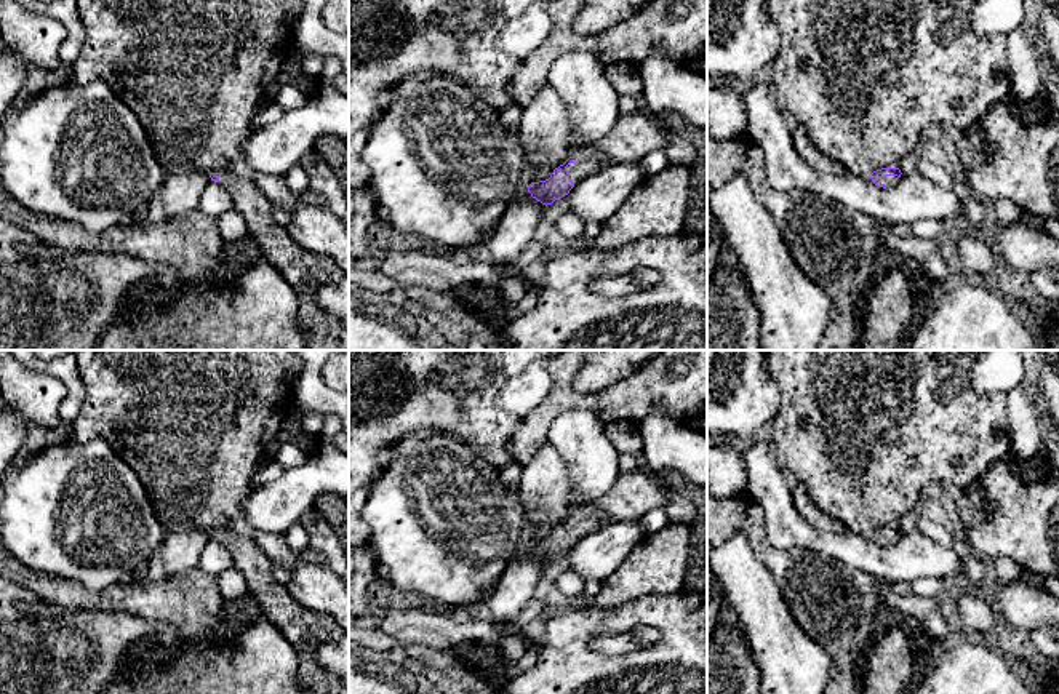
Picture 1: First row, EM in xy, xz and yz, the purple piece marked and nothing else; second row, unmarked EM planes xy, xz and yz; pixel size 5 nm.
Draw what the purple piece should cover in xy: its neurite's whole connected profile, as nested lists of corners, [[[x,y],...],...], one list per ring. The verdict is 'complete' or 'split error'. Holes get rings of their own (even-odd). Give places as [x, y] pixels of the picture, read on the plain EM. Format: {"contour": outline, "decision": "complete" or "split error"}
{"contour": [[[211,531],[232,553],[235,568],[245,576],[248,592],[261,604],[262,612],[286,636],[299,654],[298,683],[307,694],[349,694],[349,683],[322,667],[317,648],[344,636],[342,628],[325,614],[307,611],[272,576],[274,563],[246,537],[234,532]]], "decision": "split error"}

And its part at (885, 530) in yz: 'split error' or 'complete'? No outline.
split error

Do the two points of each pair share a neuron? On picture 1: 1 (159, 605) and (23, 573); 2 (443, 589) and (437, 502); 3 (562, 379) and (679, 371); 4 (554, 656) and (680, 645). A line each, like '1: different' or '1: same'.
1: same
2: same
3: same
4: same

